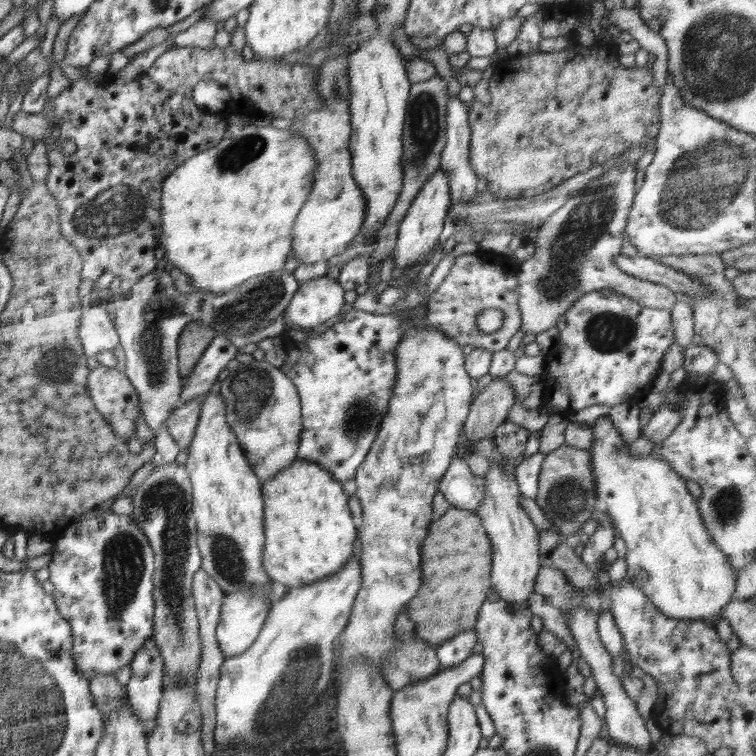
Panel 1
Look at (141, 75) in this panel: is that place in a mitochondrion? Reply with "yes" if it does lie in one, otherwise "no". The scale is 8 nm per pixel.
no

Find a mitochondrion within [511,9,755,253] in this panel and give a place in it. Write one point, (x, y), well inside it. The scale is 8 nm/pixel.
(701, 183)

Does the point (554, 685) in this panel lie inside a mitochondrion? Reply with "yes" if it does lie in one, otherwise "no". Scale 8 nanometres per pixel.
no

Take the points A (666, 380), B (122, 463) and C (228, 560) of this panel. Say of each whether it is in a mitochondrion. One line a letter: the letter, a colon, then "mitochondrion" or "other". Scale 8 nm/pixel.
A: other
B: other
C: mitochondrion

